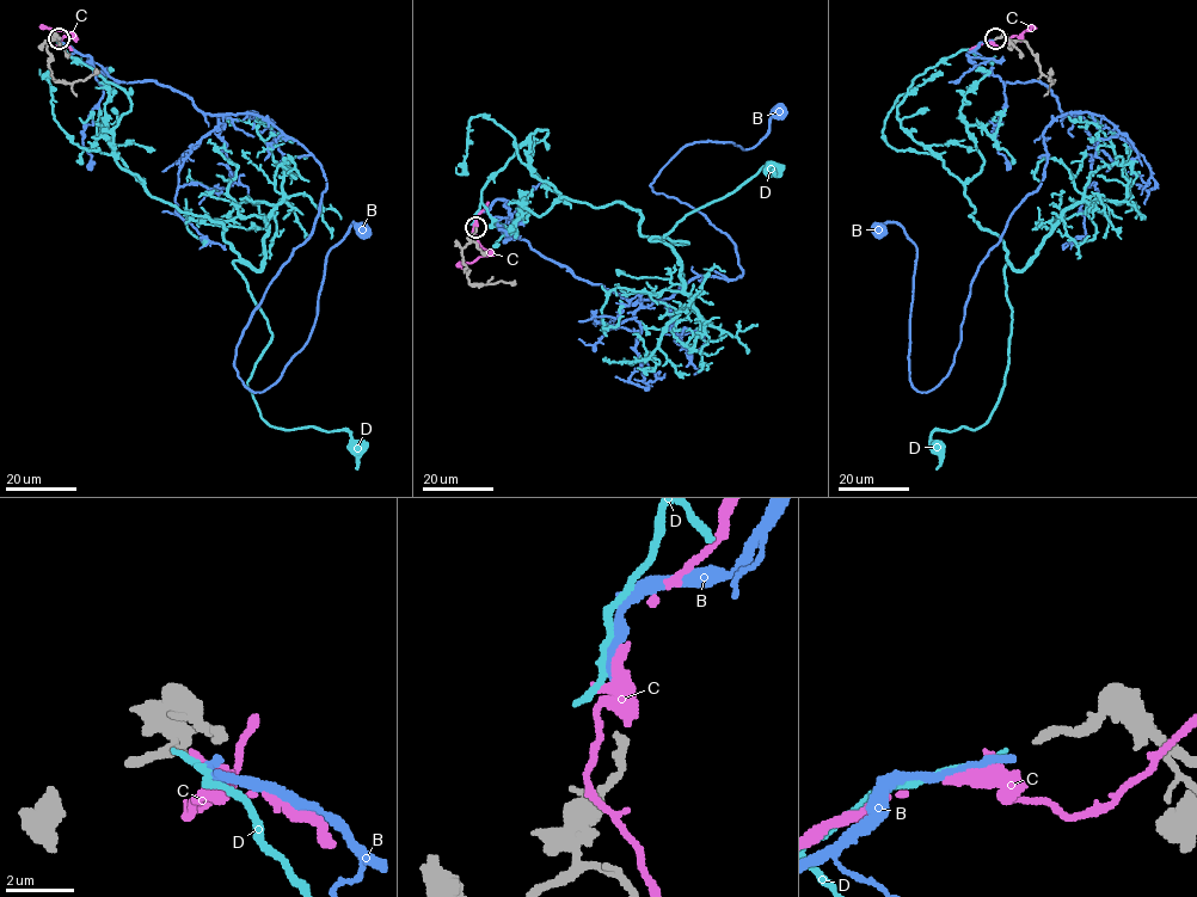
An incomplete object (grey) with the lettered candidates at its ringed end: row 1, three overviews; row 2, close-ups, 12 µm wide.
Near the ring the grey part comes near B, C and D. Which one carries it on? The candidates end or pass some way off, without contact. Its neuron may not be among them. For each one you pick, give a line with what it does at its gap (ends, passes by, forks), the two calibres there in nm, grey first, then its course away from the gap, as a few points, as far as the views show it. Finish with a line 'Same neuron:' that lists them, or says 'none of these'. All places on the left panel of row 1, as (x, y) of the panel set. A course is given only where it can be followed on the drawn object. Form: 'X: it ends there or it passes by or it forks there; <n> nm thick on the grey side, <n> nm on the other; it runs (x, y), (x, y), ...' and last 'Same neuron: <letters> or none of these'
B: it ends there; 260 nm thick on the grey side, 240 nm on the other; it runs (59, 41), (320, 164), (245, 386), (364, 229)
Same neuron: B

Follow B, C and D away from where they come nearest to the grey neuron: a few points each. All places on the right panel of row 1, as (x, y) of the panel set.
B: (993, 41), (969, 60), (1070, 115), (927, 392), (916, 247), (879, 229)
C: (994, 42), (994, 45), (1001, 45), (1033, 28)
D: (992, 40), (919, 73), (897, 110), (1008, 260), (1005, 386), (983, 425), (934, 430), (937, 447)

